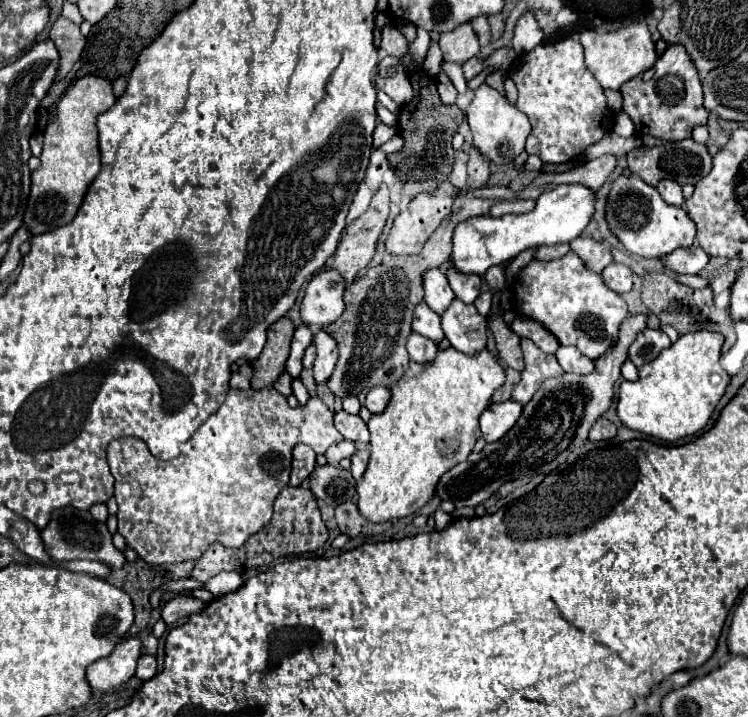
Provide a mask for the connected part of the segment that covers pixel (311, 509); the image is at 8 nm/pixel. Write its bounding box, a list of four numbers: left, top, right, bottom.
[192,485,328,581]

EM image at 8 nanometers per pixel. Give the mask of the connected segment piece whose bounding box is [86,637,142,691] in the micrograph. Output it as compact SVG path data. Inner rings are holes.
M128 637L120 641L108 657L88 667L86 677L90 687L96 691L110 691L114 687L120 687L134 675L140 655L142 641L138 637Z

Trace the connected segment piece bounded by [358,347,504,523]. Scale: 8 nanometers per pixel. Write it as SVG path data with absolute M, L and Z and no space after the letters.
M454 347L438 351L436 359L428 365L410 363L400 383L394 383L392 399L382 413L372 414L368 421L370 432L370 463L358 483L358 511L372 523L384 523L396 517L418 513L434 495L440 477L454 465L468 459L476 439L482 435L478 417L488 407L492 393L502 387L504 369L494 355L484 349L480 355L460 355Z

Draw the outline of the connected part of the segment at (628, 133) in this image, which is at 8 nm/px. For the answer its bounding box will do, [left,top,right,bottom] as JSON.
[612,111,634,137]

